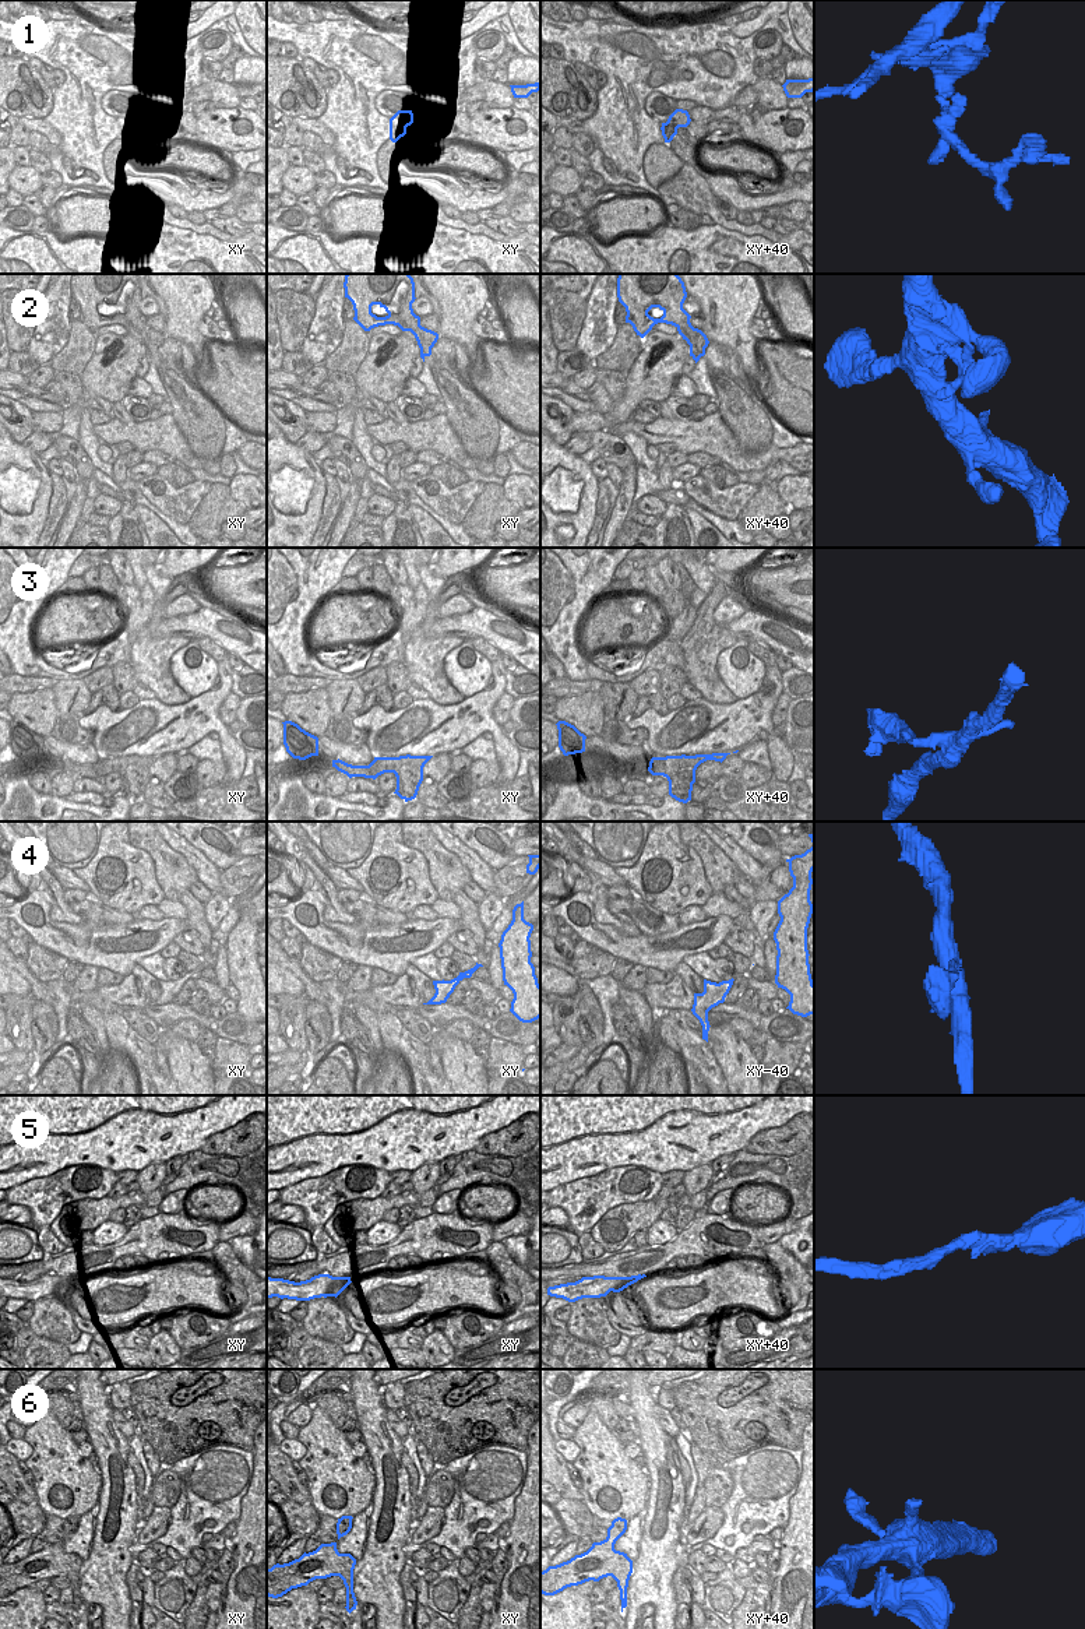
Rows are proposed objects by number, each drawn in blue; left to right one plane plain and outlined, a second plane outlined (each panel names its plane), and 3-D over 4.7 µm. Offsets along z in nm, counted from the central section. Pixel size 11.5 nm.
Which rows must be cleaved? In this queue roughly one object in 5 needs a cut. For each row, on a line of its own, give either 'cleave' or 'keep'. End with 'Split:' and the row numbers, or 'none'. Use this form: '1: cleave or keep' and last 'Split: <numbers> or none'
1: cleave
2: keep
3: cleave
4: keep
5: keep
6: keep
Split: 1, 3

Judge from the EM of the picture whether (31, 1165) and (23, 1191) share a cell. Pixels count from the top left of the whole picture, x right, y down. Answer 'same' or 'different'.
different

